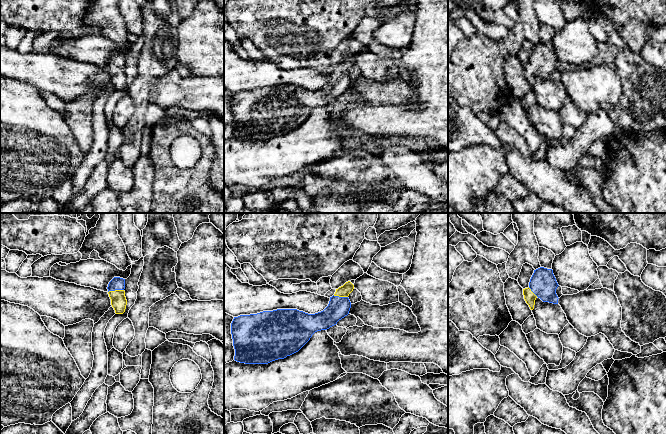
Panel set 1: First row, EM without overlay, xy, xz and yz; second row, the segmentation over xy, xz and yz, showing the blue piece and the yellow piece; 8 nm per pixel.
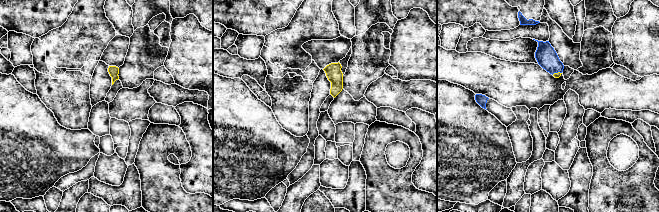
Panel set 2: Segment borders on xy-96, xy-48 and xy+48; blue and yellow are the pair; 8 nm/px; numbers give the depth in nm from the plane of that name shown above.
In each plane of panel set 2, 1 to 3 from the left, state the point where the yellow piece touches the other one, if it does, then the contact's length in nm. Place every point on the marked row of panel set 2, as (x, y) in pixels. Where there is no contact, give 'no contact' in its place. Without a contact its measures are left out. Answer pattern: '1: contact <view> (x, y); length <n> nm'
1: no contact
2: no contact
3: contact xy+48 (556, 72); length 80 nm

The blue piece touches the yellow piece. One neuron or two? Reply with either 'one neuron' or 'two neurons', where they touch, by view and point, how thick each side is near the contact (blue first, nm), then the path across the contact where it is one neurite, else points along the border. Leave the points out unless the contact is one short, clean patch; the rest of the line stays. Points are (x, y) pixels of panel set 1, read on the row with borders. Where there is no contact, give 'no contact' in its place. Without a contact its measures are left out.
one neuron; meets blue in xy at (115, 289); 110 nm thick on the blue side, 130 nm on the other; runs through xy (117, 283), (115, 289), (118, 300)

